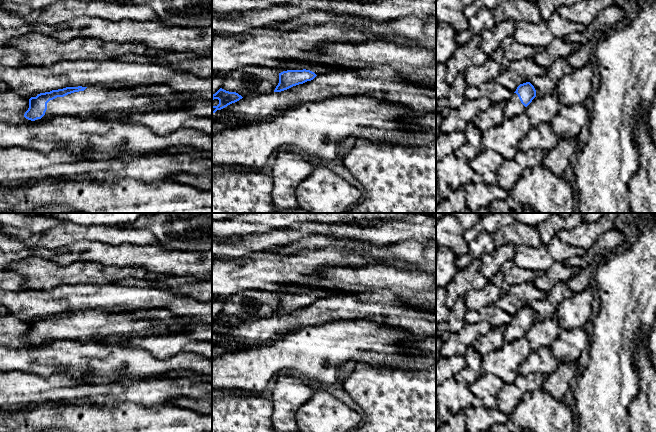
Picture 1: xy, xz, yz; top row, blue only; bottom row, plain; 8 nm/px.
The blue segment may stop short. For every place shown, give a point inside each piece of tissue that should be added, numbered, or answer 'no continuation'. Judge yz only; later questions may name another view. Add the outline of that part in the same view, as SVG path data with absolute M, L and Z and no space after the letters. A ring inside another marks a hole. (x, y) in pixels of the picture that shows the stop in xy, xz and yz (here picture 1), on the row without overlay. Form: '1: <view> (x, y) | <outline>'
1: yz (513, 331) | M513 317L509 325L506 326L504 332L504 341L511 342L517 339L521 339L525 336L526 331L521 327L518 319Z

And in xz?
1: xz (323, 292) | M329 287L321 288L316 292L311 292L310 295L314 296L316 299L321 299L324 297L329 297L331 295L344 294L349 295L354 293L355 290L352 287Z

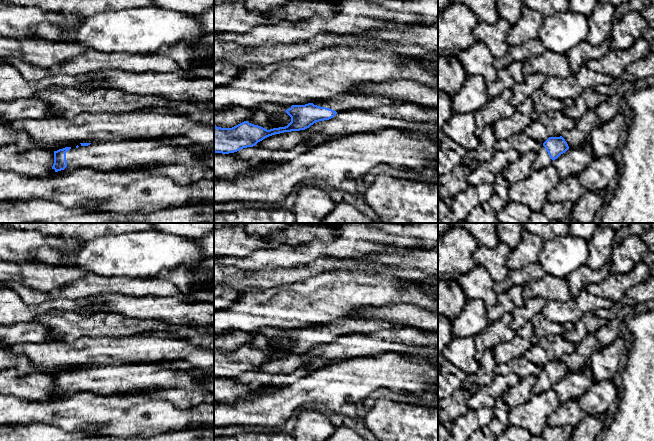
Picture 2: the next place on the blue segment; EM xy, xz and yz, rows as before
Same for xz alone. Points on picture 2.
1: xz (341, 326) | M340 317L334 321L313 326L314 329L330 332L337 337L354 333L372 334L380 329L404 327L405 325L378 319Z

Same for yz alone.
1: yz (543, 383) | M543 370L538 376L537 376L537 382L534 385L532 389L533 394L540 394L543 393L550 388L552 388L553 384L550 382L548 376L546 375L545 371Z

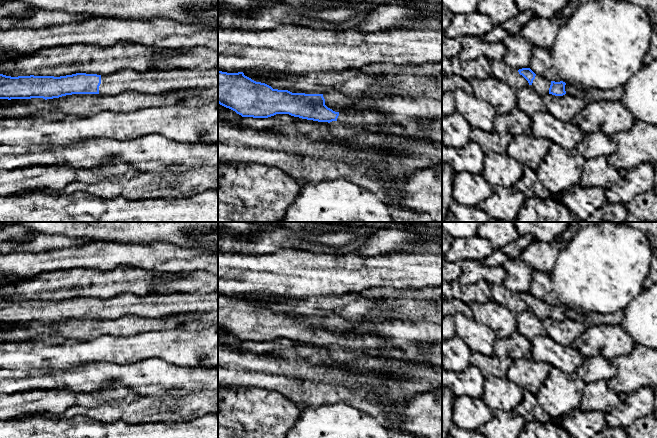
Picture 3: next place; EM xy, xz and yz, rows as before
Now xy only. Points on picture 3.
1: xy (156, 305) | M218 292L200 293L152 293L136 296L125 293L101 300L99 318L116 319L126 315L147 318L165 318L172 315L218 312Z

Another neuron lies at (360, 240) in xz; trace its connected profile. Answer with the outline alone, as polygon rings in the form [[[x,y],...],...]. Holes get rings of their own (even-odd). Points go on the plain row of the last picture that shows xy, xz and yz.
[[[367,222],[362,226],[345,226],[340,231],[352,231],[359,236],[349,245],[342,248],[342,252],[351,252],[365,244],[368,236],[389,228],[398,228],[407,231],[415,231],[419,234],[424,234],[425,237],[417,244],[404,244],[403,248],[419,253],[440,253],[442,254],[442,244],[436,238],[442,234],[442,222],[422,222],[421,224],[405,224],[404,222],[393,222],[386,224],[385,222]]]

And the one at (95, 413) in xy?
[[[218,389],[202,390],[191,392],[185,396],[140,396],[133,402],[118,402],[110,405],[87,408],[82,406],[72,406],[63,414],[54,416],[48,412],[25,415],[22,419],[41,416],[45,418],[72,419],[76,416],[85,416],[98,422],[112,423],[124,421],[131,424],[153,423],[153,422],[185,422],[199,418],[206,414],[218,414]]]

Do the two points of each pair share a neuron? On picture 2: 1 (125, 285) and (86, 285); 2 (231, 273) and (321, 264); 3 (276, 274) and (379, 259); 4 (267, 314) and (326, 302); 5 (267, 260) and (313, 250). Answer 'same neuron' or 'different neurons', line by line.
1: same neuron
2: same neuron
3: same neuron
4: same neuron
5: same neuron

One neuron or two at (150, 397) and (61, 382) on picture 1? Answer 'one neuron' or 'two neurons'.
one neuron

